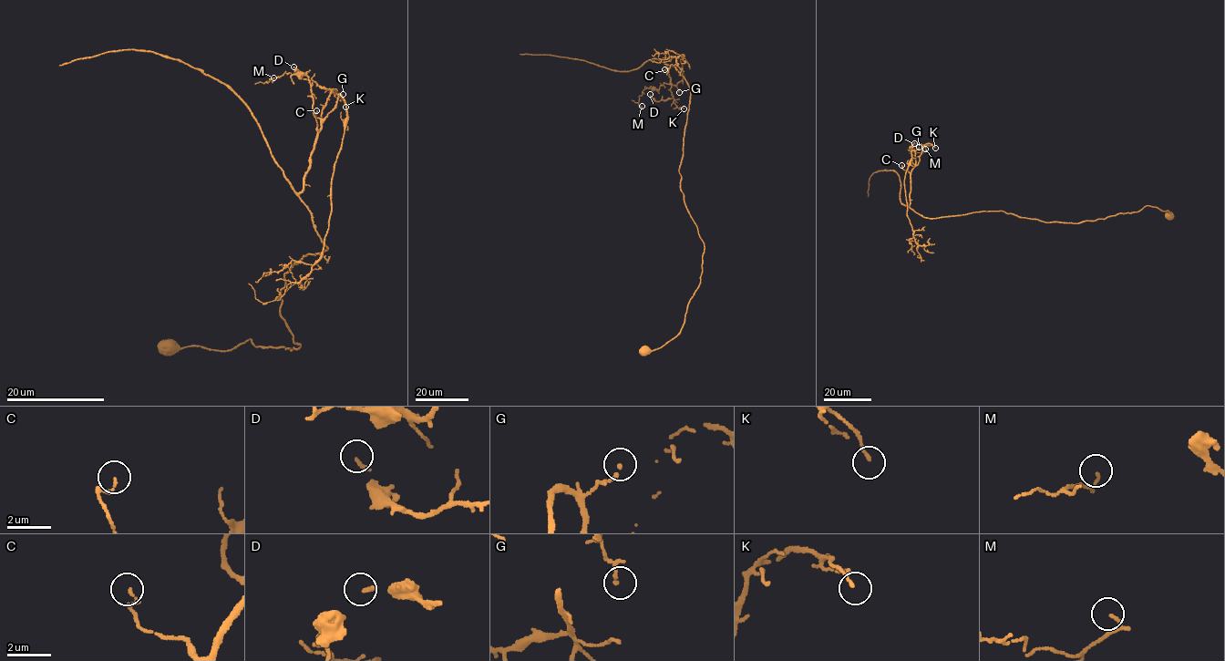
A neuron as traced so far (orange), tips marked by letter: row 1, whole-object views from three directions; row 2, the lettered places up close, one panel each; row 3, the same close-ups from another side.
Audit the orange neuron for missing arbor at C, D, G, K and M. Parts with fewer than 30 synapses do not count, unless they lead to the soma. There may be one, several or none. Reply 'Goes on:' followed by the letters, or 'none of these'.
Goes on: none of these

